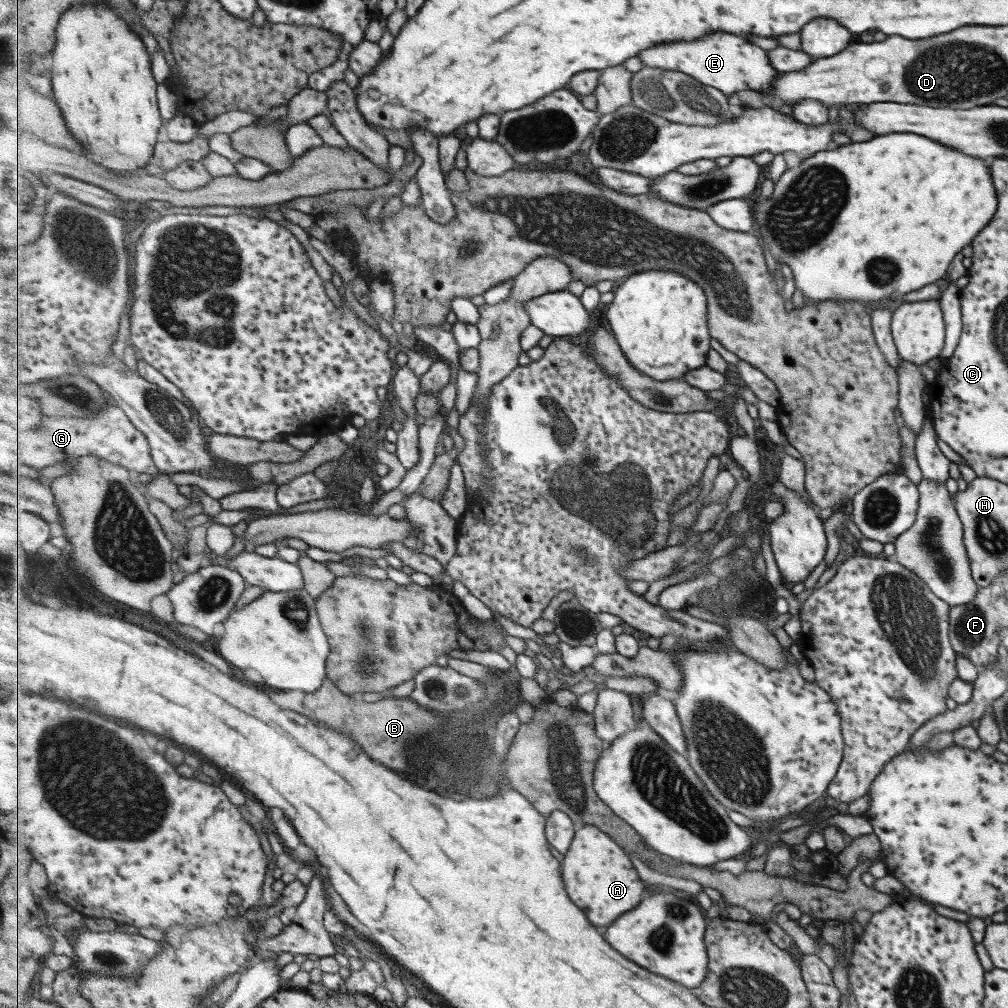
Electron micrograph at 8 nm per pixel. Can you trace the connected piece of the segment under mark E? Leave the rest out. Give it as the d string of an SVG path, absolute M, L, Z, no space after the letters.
M715 32L695 42L659 44L643 52L643 56L639 58L644 62L644 66L685 72L703 84L722 90L726 95L735 94L741 90L768 93L774 89L774 80L779 74L767 50L729 32Z

